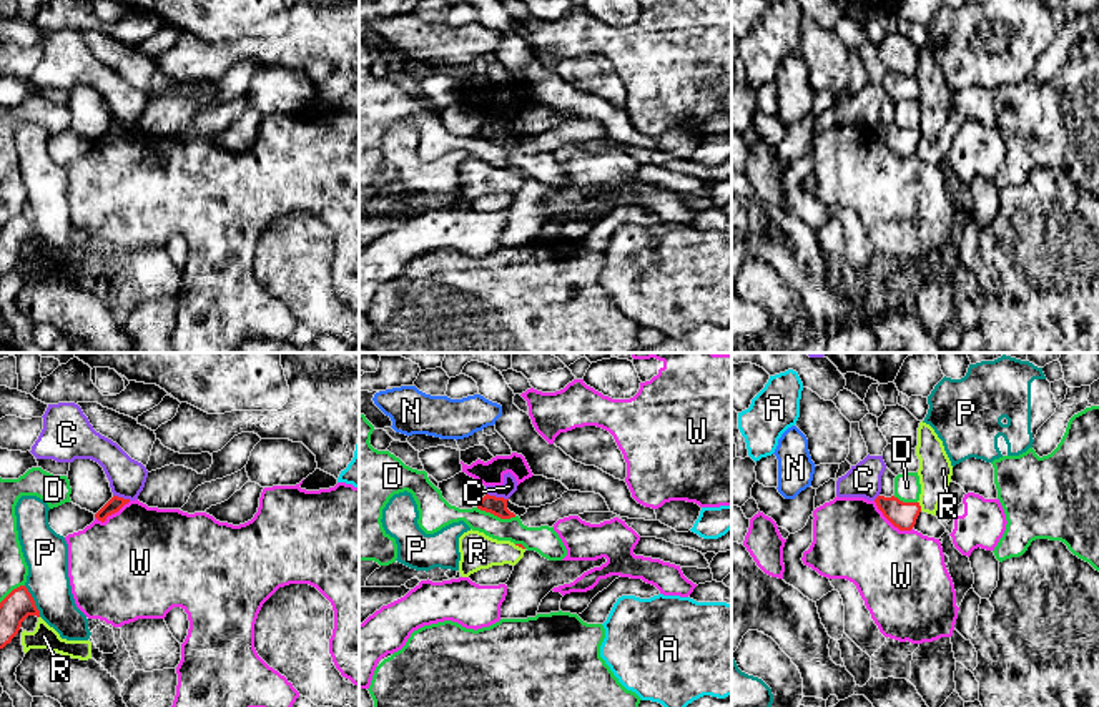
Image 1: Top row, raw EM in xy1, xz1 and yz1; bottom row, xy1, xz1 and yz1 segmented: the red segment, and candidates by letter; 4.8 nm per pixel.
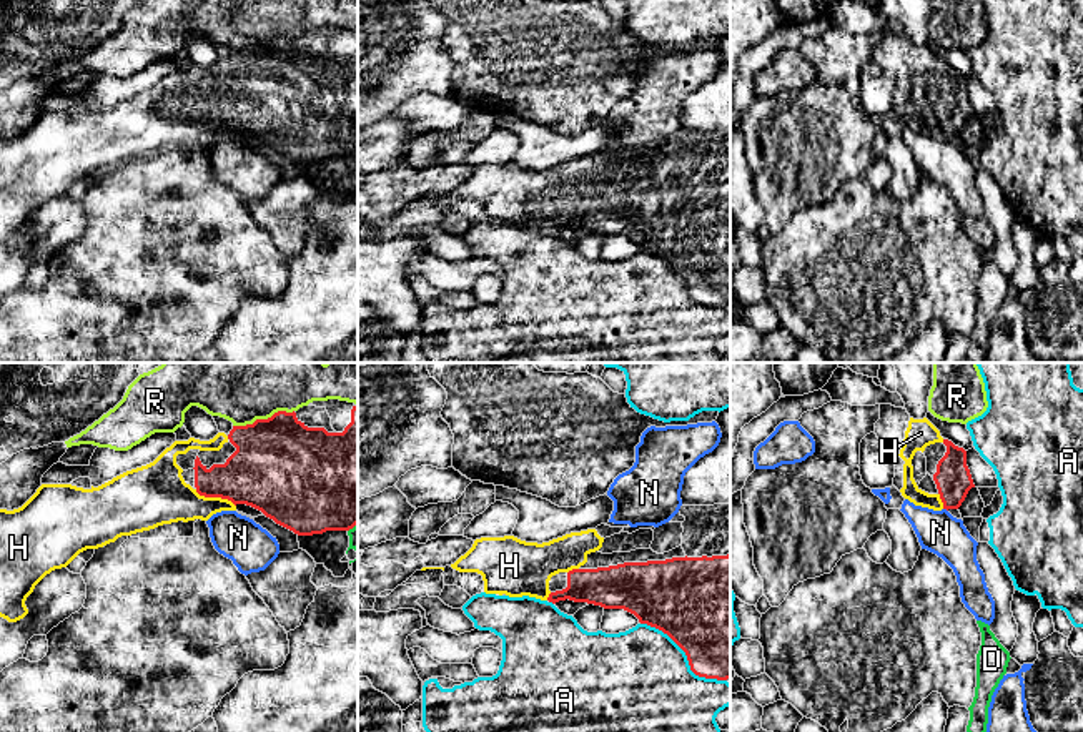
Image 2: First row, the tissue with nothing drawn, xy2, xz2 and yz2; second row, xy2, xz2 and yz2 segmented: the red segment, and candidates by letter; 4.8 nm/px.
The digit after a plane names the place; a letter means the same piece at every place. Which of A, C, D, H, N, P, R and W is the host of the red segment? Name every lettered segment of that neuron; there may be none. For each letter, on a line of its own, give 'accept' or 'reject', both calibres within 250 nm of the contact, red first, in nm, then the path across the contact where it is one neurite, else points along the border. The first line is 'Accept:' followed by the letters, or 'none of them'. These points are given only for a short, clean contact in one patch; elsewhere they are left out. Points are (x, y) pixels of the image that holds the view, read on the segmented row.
Accept: H
A: reject; calibres 500 and 480 nm
C: reject; calibres 90 and 70 nm; border xz1 (486, 493), (507, 499)
D: reject; calibres 90 and 130 nm
H: accept; calibres 320 and 260 nm
N: reject; calibres 170 and 200 nm; border yz2 (944, 508), (947, 511)
P: reject; calibres 150 and 220 nm; border xy1 (24, 586), (40, 616)
R: reject; calibres 460 and 480 nm
W: reject; calibres 130 and 420 nm

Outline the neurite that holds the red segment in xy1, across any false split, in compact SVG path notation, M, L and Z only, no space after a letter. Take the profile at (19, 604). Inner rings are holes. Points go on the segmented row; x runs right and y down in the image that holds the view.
M20 586L0 602L0 649L12 642L28 616L40 617L40 611L28 589Z

